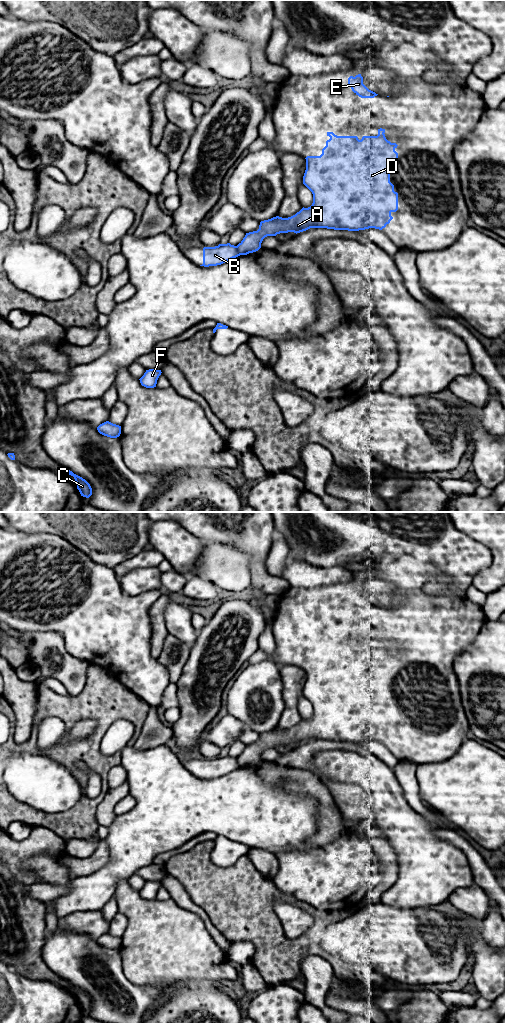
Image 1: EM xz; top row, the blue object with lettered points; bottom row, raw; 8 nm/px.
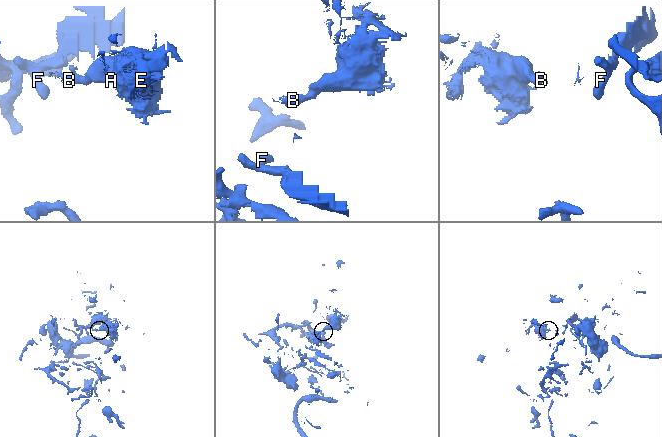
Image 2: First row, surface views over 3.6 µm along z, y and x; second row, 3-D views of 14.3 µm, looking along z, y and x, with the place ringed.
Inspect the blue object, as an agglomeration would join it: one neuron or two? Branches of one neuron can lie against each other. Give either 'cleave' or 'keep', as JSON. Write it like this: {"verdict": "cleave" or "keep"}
{"verdict": "cleave"}

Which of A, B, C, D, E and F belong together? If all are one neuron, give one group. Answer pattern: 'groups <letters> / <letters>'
groups A D E / B C F

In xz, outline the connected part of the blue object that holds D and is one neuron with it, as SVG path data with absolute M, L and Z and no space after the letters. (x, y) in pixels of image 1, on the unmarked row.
M378 641L377 648L363 648L361 652L357 648L337 648L333 644L327 644L330 649L320 668L307 668L306 682L303 688L303 696L312 704L313 715L308 720L302 720L295 727L282 730L279 728L260 734L257 743L246 745L243 752L237 757L240 767L247 767L261 760L263 751L267 748L276 748L280 745L300 745L310 740L327 740L334 742L359 743L369 740L382 742L393 731L392 724L398 722L398 705L394 703L394 697L390 694L390 682L398 671L396 655L391 655L385 649L385 641Z

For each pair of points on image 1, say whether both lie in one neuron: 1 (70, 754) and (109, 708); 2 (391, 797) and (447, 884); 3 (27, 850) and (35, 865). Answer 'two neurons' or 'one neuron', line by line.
1: one neuron
2: one neuron
3: two neurons

